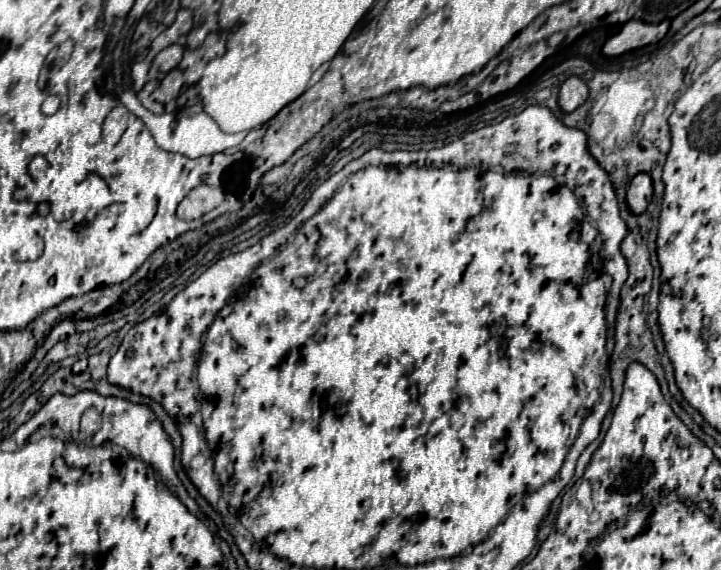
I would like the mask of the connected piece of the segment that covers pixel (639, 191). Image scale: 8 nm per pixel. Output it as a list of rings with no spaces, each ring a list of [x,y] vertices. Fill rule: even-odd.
[[[638,174],[632,178],[626,194],[628,208],[634,214],[642,214],[652,200],[652,178],[648,174]]]

